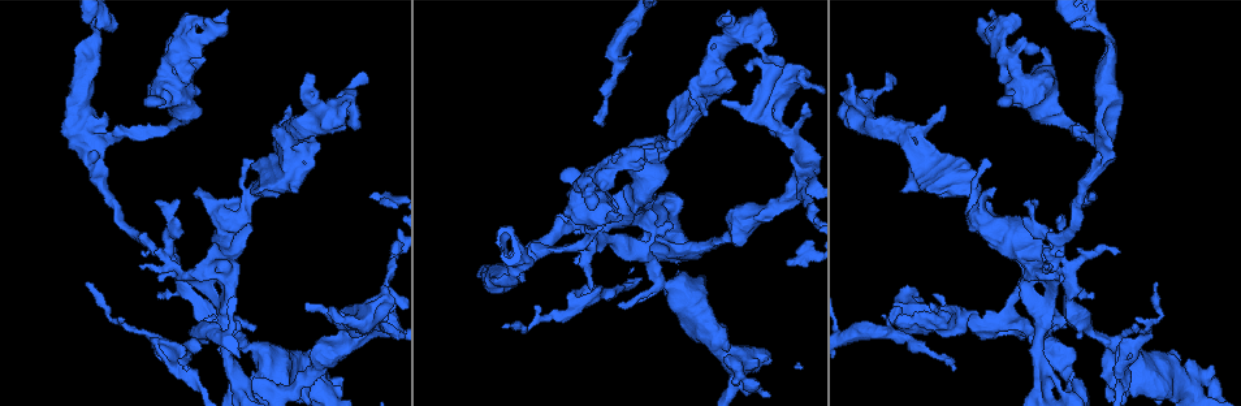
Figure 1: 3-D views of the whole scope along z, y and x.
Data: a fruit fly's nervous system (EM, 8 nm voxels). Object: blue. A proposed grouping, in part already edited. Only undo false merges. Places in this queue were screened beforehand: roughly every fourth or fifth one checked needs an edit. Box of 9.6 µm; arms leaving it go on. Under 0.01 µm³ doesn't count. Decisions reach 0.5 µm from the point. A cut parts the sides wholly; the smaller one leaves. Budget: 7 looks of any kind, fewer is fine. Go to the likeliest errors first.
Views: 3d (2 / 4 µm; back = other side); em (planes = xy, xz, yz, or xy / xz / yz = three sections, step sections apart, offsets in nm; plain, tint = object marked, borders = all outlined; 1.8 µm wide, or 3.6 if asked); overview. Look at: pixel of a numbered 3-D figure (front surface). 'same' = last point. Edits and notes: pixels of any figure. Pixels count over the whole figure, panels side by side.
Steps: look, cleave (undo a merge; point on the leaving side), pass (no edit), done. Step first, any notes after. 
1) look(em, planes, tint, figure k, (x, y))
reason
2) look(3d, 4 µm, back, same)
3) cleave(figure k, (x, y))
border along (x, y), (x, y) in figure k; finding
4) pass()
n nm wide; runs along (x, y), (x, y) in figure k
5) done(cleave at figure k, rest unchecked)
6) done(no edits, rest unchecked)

look(em, xz, step 16, tint, figure 1, (390, 316))
branch point

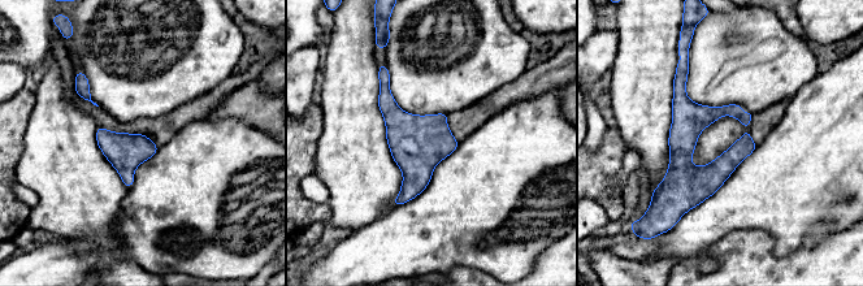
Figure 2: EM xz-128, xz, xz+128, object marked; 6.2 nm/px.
pass()
one cell here

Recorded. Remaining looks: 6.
look(3d, 4 µm, back, figure 1, (864, 97))
abrupt turn

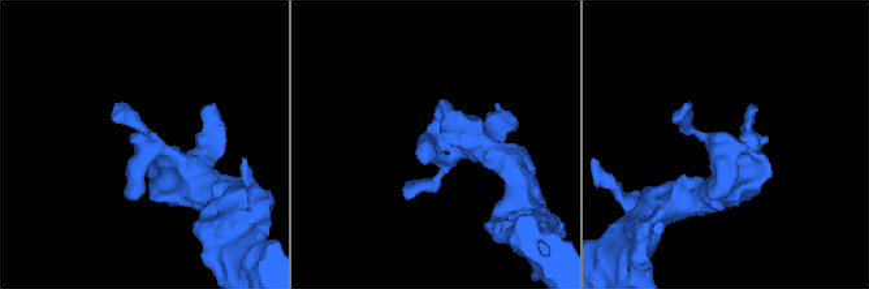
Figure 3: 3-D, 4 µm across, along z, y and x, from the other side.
look(em, xy, step 16, tint, figure 3, (146, 151))

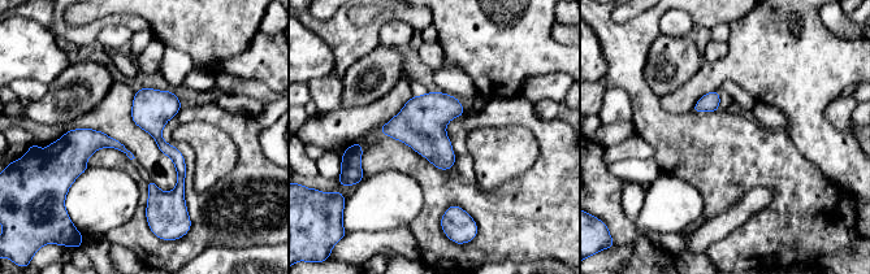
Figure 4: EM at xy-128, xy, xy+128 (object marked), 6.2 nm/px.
look(em, planes, tint, same)

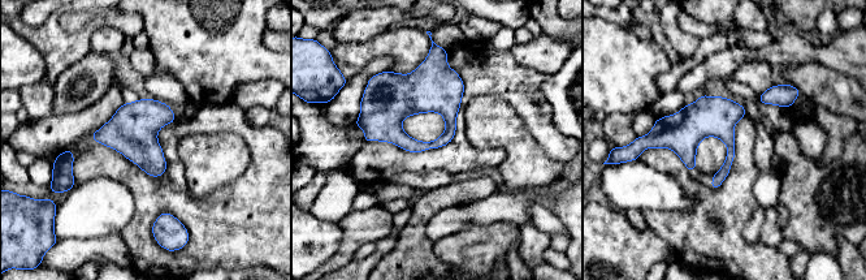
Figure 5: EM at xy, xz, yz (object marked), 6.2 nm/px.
pass()
one cell here

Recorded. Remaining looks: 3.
look(em, planes, tint, figure 1, (1109, 157))
sharp bend

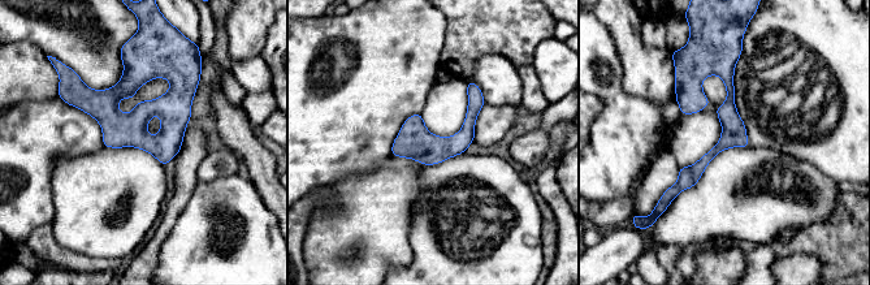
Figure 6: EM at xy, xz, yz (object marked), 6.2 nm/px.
pass()
one cell here

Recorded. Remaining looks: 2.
done(no edits, rest unchecked)

